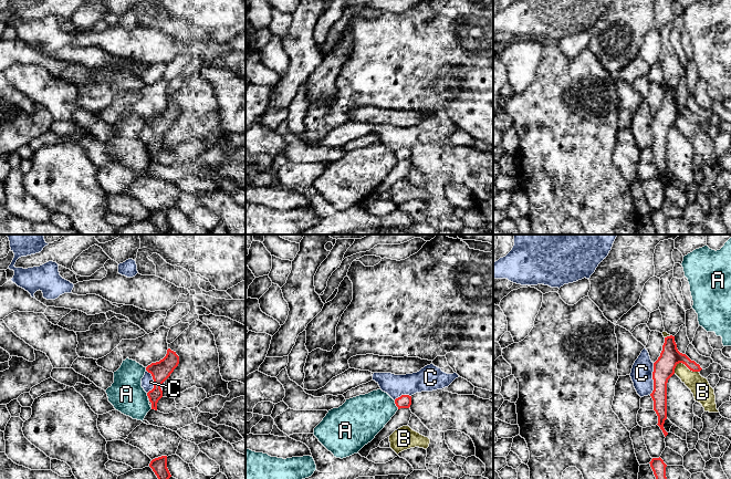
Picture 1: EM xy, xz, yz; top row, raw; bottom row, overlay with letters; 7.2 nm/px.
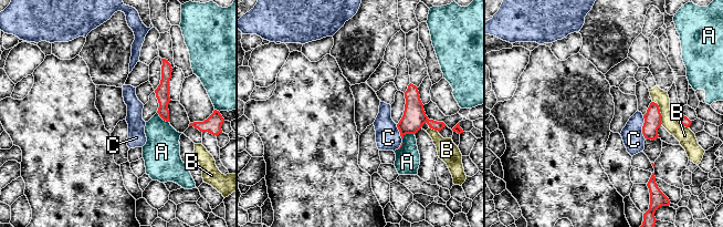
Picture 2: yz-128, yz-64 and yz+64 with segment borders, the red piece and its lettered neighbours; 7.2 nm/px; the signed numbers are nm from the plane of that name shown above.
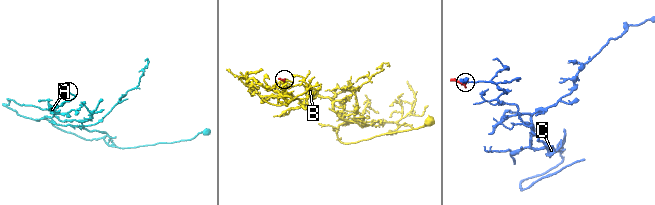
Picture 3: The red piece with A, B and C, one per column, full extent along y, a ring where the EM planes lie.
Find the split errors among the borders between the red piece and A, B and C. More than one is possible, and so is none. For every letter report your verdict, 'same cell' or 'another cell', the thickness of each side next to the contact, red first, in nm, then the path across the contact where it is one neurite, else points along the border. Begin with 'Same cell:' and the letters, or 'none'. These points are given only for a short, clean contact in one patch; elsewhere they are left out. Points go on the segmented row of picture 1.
Same cell: none
A: another cell; calibres 100 and 320 nm
B: another cell; calibres 160 and 150 nm; border yz (674, 368), (679, 363), (683, 363), (690, 370), (698, 372)
C: another cell; calibres 160 and 160 nm; border yz (654, 363), (653, 391), (649, 394)

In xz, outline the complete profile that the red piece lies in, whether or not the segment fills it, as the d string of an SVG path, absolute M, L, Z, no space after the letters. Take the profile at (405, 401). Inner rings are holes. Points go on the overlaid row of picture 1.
M401 395L400 397L395 399L395 404L398 407L398 409L400 409L400 408L409 408L410 405L411 405L411 396Z

